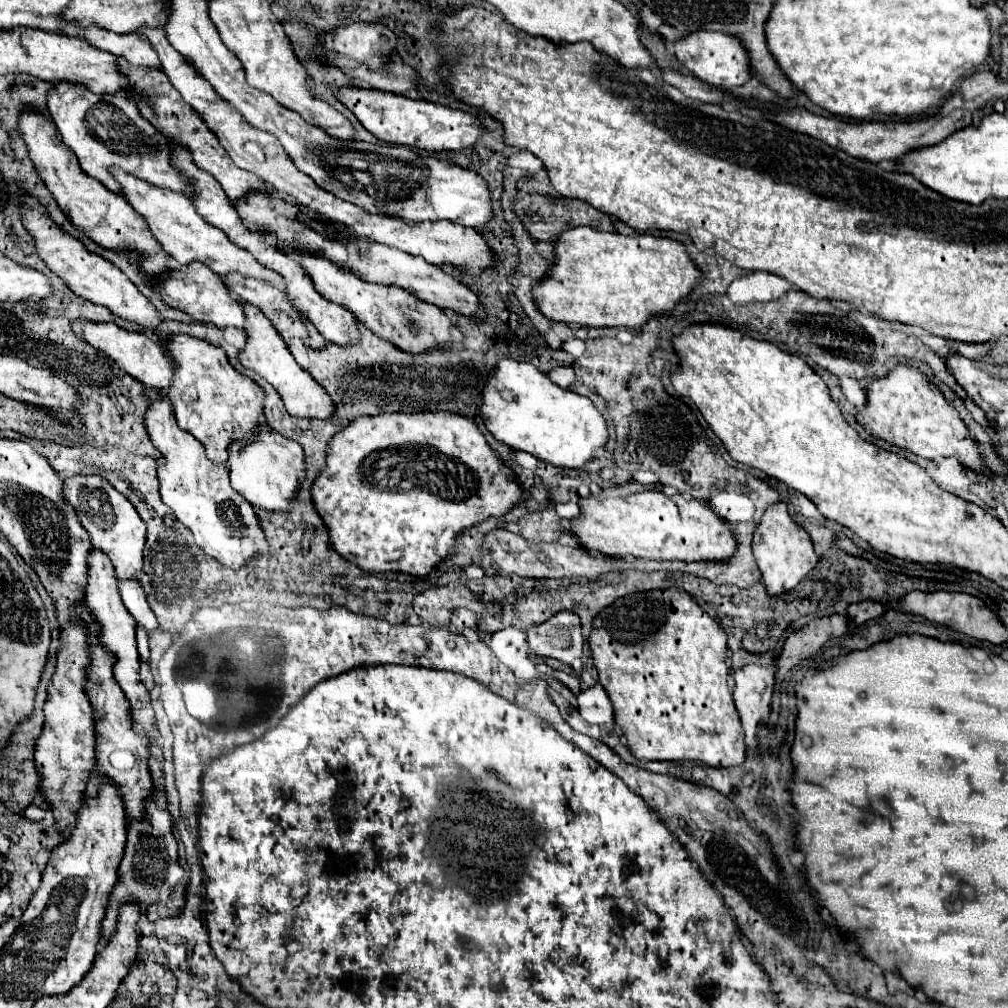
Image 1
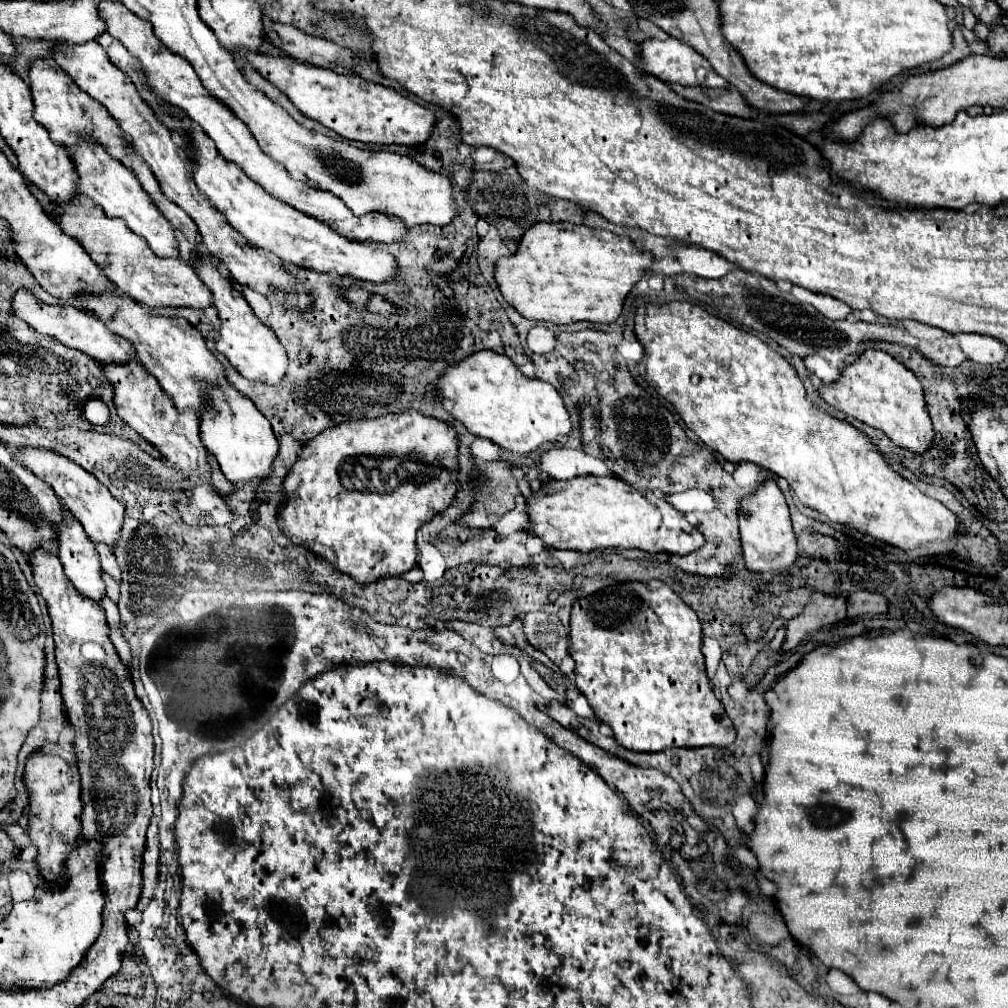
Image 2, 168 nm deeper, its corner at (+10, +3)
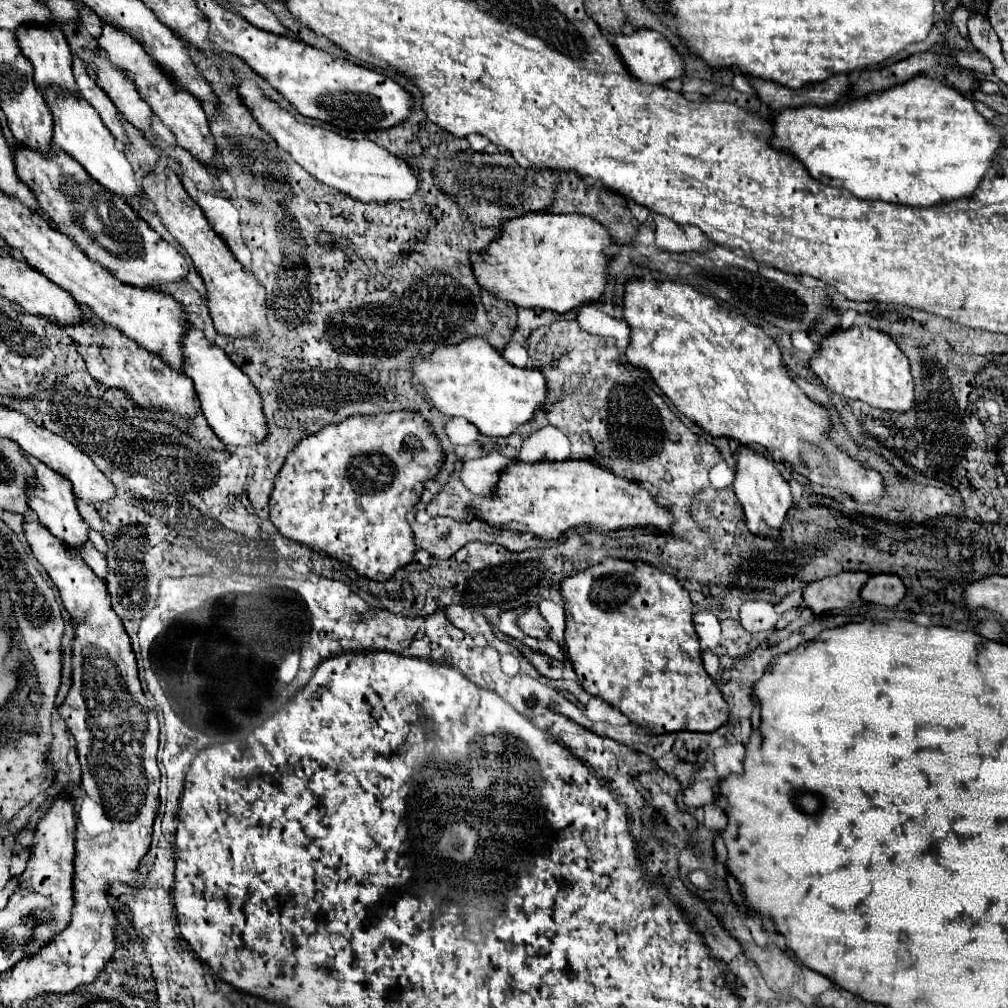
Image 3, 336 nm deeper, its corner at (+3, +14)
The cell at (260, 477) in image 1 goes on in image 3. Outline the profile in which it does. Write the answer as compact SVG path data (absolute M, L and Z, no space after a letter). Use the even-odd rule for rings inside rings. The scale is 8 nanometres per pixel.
M188 327L182 341L184 353L184 373L194 381L194 389L200 401L200 409L218 435L218 439L228 447L234 449L236 445L258 445L266 433L266 419L260 407L260 395L252 387L250 379L230 361L230 357L218 345L210 343L202 329Z

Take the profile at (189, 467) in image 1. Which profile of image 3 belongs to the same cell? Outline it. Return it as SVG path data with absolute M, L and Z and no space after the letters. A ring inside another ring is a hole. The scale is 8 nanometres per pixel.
M92 311L82 313L82 319L78 323L64 327L64 333L68 333L68 337L72 337L78 353L86 361L90 375L98 383L104 383L106 387L124 389L142 407L150 407L150 405L166 407L166 409L178 413L180 417L188 417L188 419L194 417L194 413L198 411L194 383L188 375L184 375L182 371L176 373L174 369L168 369L168 365L164 365L162 357L148 353L144 347L136 345L136 341L126 337L120 329L100 321L100 317L96 317L96 313L92 313Z

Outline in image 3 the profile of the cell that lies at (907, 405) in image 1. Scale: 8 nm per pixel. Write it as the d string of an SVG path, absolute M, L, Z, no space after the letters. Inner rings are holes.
M852 325L848 329L838 327L822 339L818 353L810 359L810 367L832 393L844 395L848 399L860 399L872 407L898 413L904 413L912 407L914 383L908 357L884 331L862 325Z

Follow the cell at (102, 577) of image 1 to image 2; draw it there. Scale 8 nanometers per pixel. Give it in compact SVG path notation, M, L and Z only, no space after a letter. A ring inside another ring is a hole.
M63 512L63 524L57 530L57 540L57 556L65 568L67 578L73 582L81 596L101 602L101 598L105 596L105 582L97 548L69 512Z

